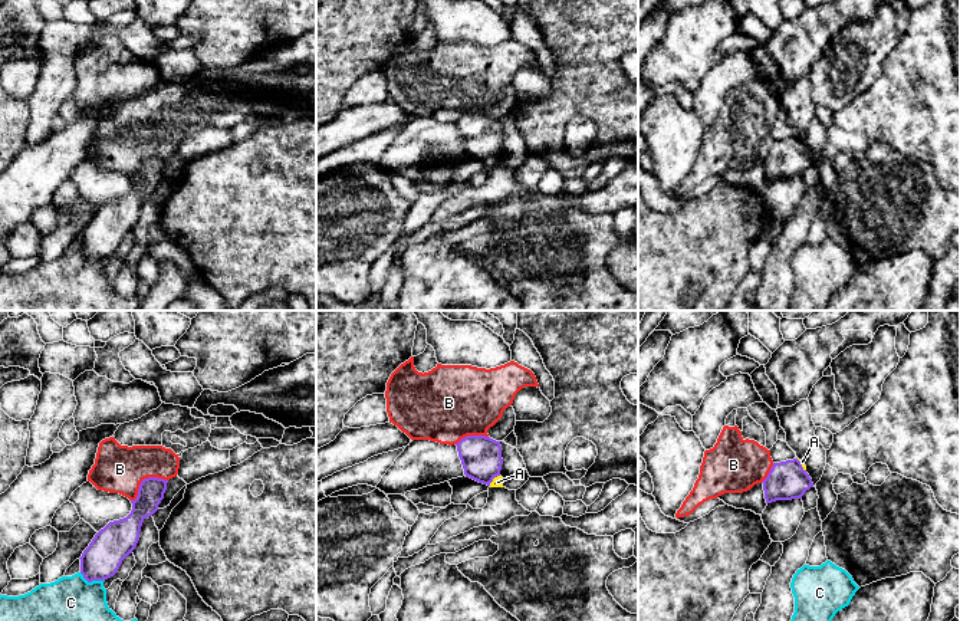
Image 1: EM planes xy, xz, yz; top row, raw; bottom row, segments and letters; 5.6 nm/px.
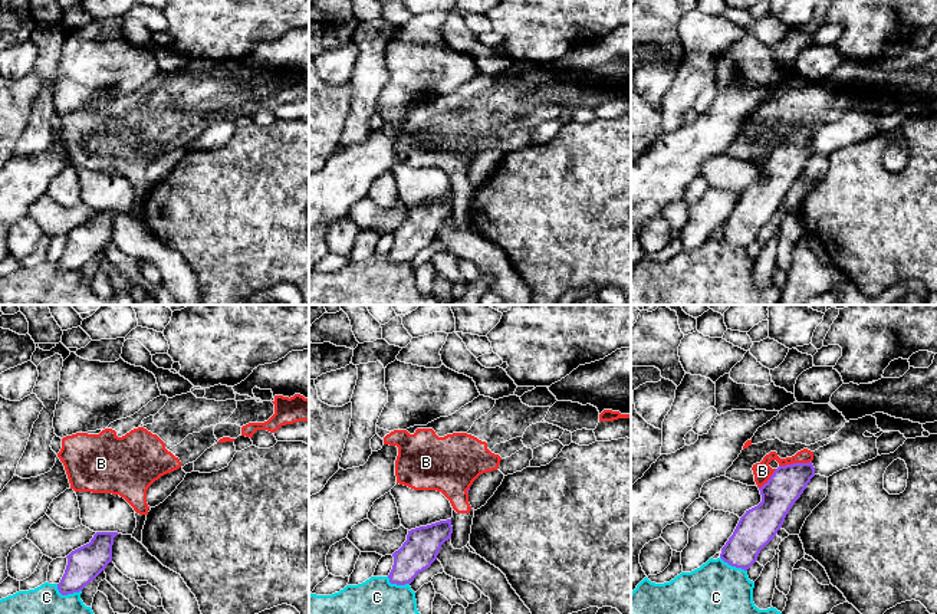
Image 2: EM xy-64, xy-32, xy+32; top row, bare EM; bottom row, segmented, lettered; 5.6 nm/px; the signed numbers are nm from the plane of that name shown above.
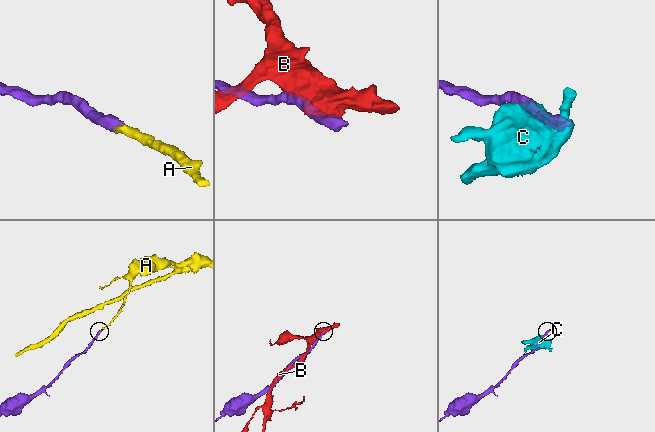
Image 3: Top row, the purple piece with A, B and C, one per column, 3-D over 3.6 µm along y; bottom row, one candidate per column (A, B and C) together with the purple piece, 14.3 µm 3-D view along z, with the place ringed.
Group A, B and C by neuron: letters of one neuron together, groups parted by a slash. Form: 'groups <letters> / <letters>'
groups A / B / C

